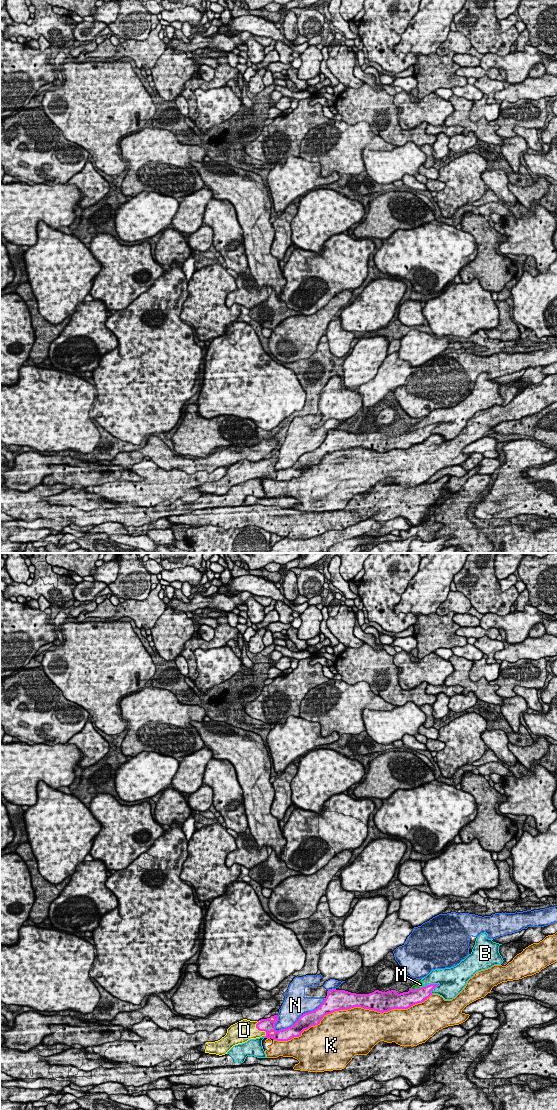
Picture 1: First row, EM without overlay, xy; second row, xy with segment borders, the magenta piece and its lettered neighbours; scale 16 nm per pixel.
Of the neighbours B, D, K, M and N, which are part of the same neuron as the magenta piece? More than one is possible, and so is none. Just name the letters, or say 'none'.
D

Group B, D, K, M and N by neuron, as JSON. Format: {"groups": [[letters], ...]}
{"groups": [["B", "M"], ["D"], ["K"], ["N"]]}

